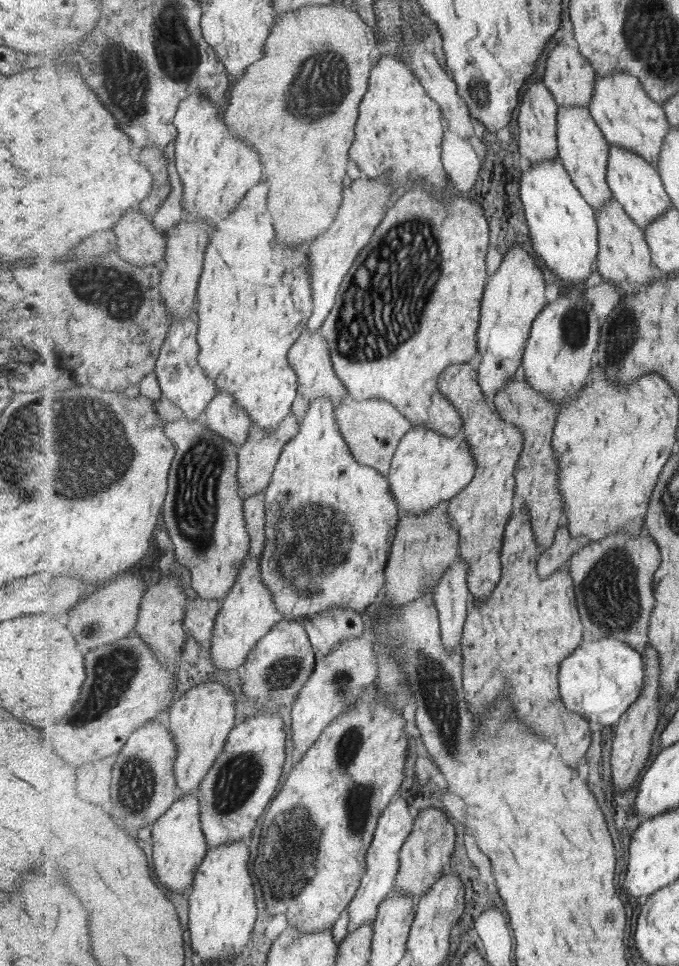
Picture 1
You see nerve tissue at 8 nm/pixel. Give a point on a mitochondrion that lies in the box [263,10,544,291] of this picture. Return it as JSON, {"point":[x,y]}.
{"point":[323,74]}

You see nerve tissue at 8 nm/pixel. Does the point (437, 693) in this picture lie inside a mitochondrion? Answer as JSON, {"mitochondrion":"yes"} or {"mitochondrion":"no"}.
{"mitochondrion":"yes"}

